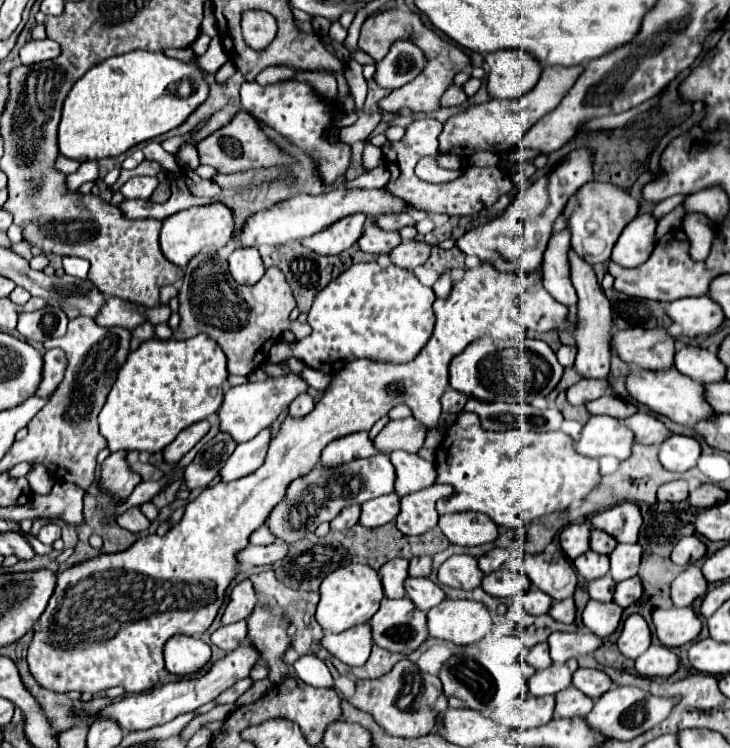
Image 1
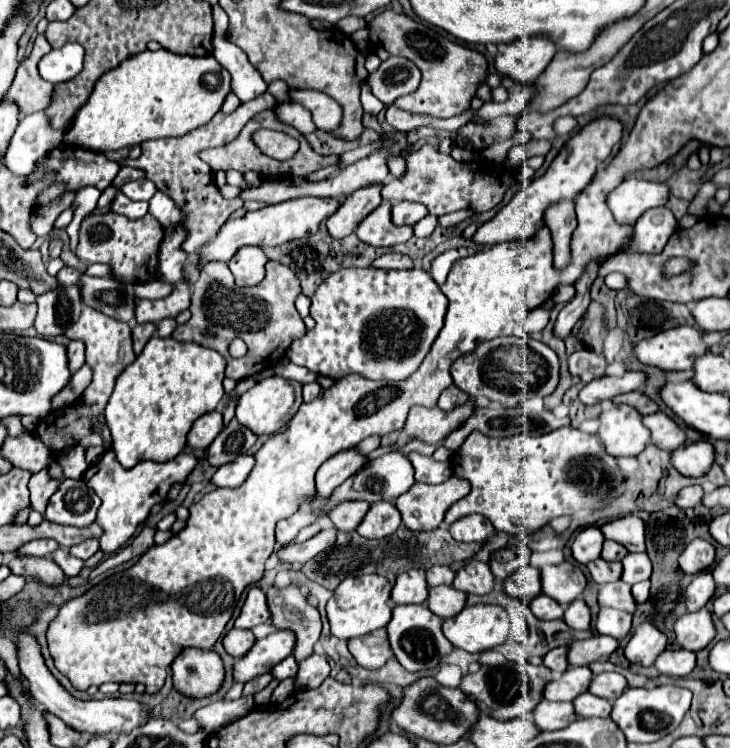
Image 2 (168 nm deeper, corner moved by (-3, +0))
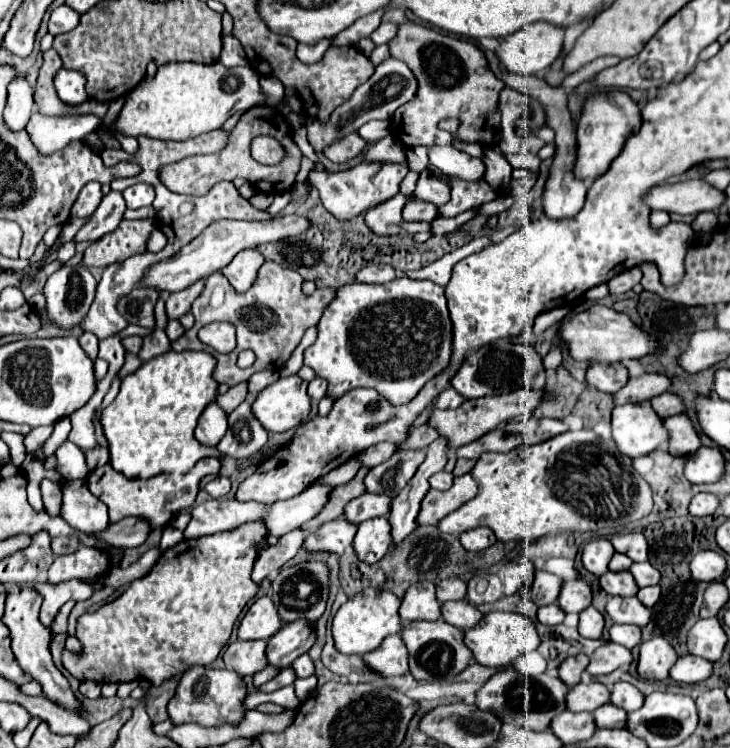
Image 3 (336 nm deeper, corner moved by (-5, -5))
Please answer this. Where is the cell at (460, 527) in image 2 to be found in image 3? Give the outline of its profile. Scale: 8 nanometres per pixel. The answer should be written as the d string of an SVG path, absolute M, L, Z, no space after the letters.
M477 527L477 529L471 529L467 533L461 533L459 539L467 551L483 551L497 541L495 533L487 527Z

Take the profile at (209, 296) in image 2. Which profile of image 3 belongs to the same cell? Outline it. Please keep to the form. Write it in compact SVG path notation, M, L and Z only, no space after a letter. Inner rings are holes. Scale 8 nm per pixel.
M265 261L259 269L259 275L255 283L251 285L249 291L237 293L233 287L229 287L229 281L221 273L213 273L207 283L203 293L195 299L191 313L195 315L195 325L193 329L185 331L185 335L177 341L173 341L173 351L205 351L217 359L213 379L217 383L225 383L229 387L247 381L253 373L265 371L265 369L281 369L281 365L291 357L295 347L299 345L303 333L309 327L315 327L323 315L323 309L335 299L335 289L315 289L311 295L305 295L301 289L301 275L297 271L281 267L279 263ZM213 321L229 321L237 327L237 347L221 355L213 347L201 343L197 339L197 331L203 325L209 325ZM243 349L253 349L257 355L257 361L251 365L251 369L239 369L237 367L237 355Z

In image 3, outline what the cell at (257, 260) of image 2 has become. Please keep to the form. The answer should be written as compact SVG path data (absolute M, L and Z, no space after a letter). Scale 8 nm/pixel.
M245 249L245 251L239 251L233 257L233 261L221 269L221 273L225 273L225 277L235 287L235 291L245 293L253 285L263 261L265 259L257 249Z

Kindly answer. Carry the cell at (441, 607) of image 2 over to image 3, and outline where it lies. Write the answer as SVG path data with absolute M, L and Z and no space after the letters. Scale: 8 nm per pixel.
M449 601L443 603L443 619L461 631L467 631L483 619L483 613L467 601Z

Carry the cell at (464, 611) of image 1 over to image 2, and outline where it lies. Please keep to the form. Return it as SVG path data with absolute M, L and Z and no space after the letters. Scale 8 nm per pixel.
M465 606L457 616L443 620L445 638L465 652L483 652L503 644L509 636L509 616L501 606Z

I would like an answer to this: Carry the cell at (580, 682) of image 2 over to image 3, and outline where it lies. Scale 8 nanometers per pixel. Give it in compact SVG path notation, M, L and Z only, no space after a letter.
M591 681L591 683L579 683L577 687L569 689L569 695L567 695L567 709L569 711L595 711L597 707L609 703L611 699L611 691L599 683L599 681Z

